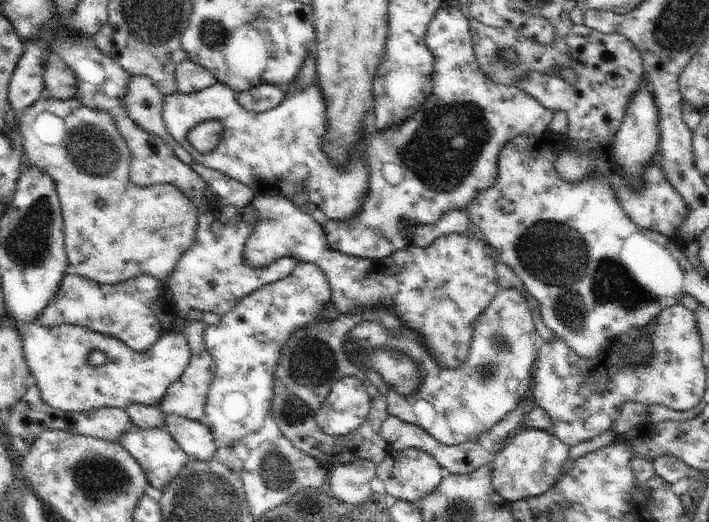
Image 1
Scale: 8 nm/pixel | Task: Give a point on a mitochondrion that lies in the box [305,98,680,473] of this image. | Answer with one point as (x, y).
(554, 254)

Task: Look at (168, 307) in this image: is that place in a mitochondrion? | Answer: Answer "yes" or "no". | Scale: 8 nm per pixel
no

